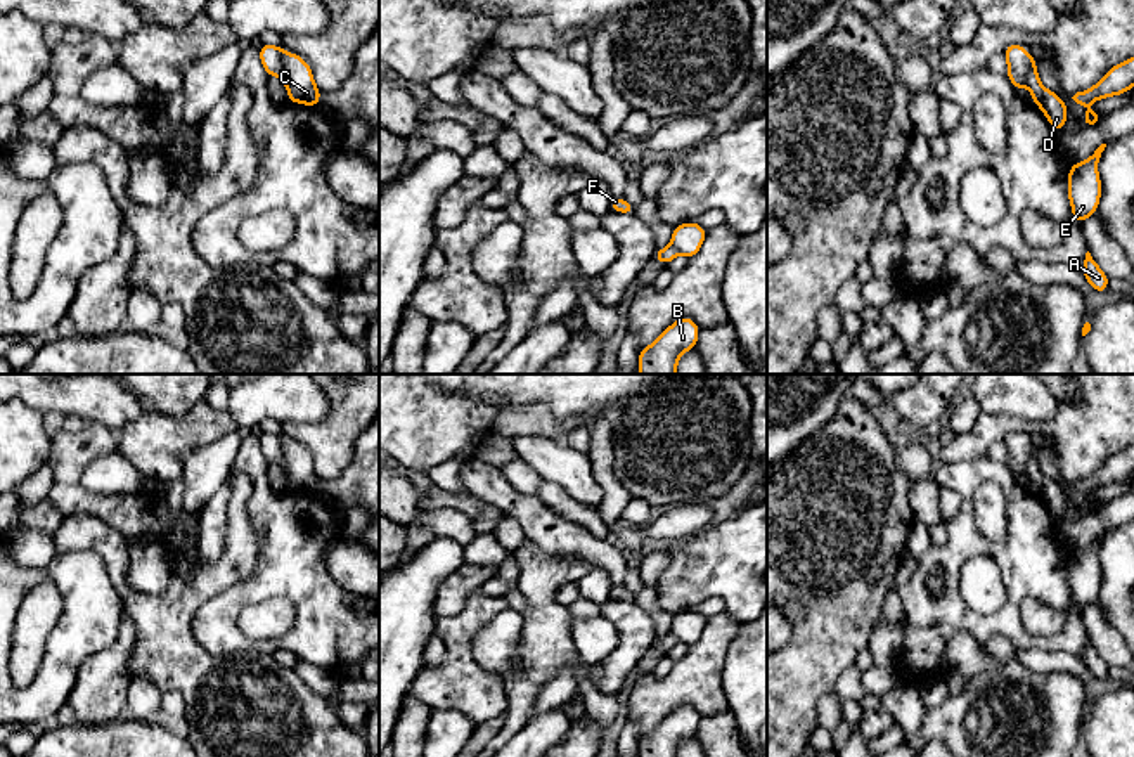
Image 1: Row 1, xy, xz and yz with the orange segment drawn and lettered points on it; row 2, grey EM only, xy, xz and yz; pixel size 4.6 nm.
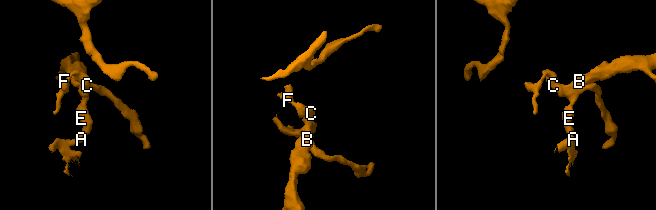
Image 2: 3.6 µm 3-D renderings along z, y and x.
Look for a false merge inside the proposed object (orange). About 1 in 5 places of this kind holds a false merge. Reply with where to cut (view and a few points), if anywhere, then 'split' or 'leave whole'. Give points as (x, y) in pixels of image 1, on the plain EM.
no cut | leave whole

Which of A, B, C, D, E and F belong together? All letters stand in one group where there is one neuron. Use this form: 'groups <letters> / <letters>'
groups A B C D E F

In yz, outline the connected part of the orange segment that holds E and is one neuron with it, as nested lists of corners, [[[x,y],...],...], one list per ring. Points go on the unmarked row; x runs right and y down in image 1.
[[[1101,532],[1091,546],[1070,554],[1068,587],[1072,603],[1080,613],[1099,592],[1101,568],[1098,563],[1098,549],[1105,535],[1106,532]]]

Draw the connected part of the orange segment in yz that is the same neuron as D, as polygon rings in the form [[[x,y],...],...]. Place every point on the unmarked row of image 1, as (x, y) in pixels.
[[[1015,431],[1004,437],[1004,445],[1008,449],[1008,466],[1015,476],[1028,475],[1032,480],[1032,490],[1037,492],[1051,514],[1060,520],[1066,511],[1066,495],[1060,483],[1041,473],[1035,445],[1028,442],[1021,433]]]

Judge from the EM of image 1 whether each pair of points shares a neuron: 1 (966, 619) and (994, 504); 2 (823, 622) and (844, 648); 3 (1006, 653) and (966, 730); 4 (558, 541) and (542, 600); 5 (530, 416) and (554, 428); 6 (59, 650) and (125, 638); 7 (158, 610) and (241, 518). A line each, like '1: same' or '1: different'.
1: different
2: same
3: different
4: different
5: same
6: different
7: same

